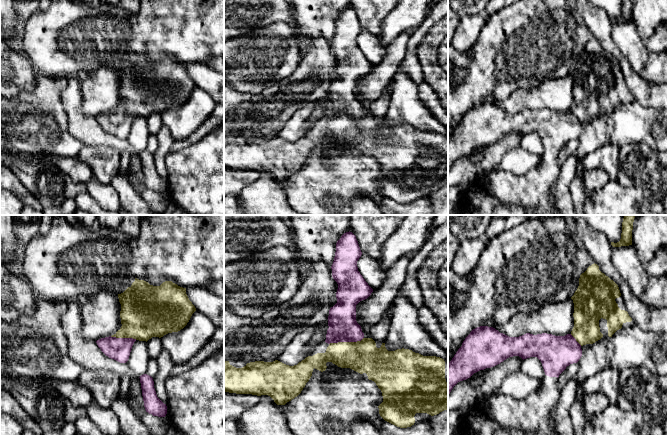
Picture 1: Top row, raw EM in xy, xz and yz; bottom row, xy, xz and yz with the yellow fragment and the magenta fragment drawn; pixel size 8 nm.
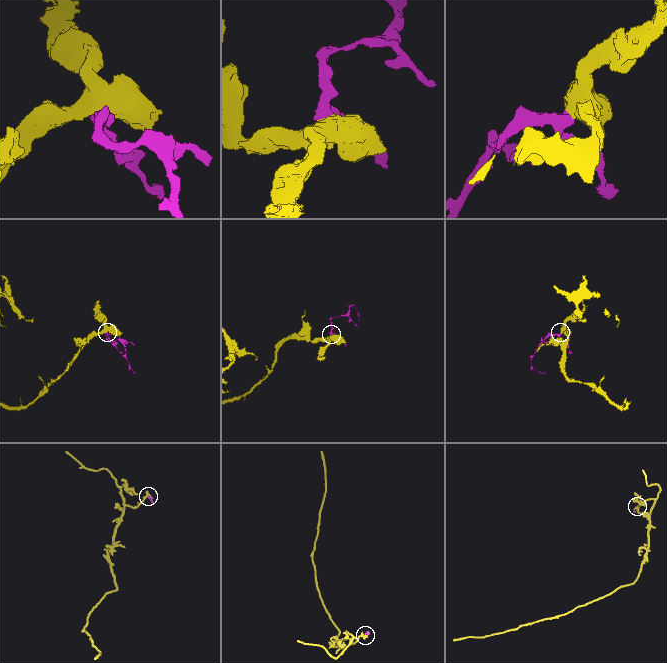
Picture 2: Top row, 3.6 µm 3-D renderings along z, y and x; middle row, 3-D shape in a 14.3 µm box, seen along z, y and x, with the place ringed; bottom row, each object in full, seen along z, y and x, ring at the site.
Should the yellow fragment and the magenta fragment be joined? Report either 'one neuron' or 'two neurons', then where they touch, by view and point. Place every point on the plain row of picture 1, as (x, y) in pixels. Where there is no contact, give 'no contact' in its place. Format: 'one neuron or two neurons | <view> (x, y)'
one neuron | xz (346, 118)

